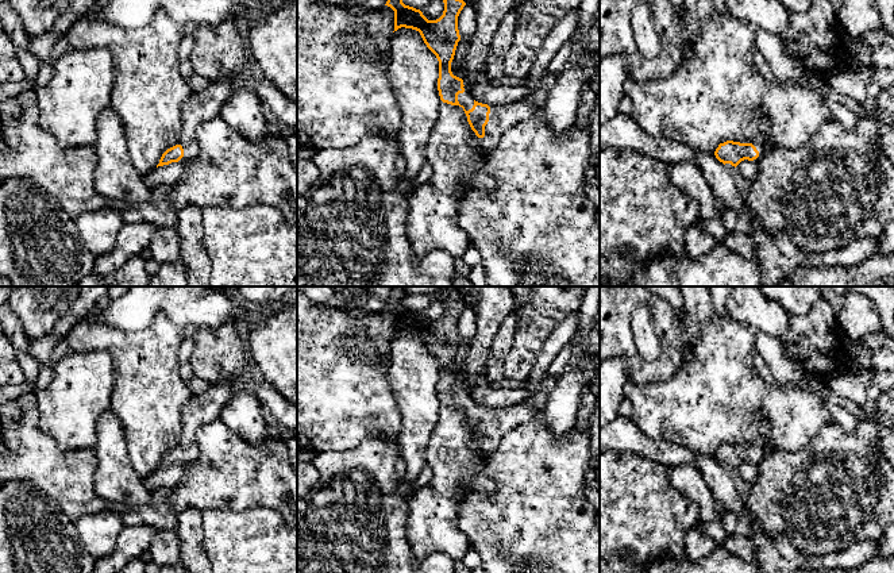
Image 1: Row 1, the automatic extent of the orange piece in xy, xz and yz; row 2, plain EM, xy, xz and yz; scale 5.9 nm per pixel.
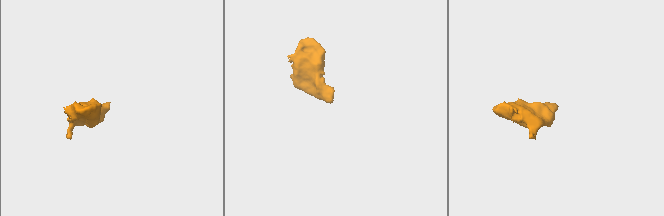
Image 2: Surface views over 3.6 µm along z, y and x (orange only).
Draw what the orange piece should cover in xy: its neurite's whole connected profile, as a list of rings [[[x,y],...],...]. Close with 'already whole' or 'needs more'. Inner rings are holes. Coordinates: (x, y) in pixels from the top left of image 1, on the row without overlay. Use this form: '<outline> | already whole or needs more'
[[[228,381],[209,384],[207,391],[193,395],[181,409],[182,437],[178,446],[167,451],[158,469],[184,465],[199,457],[197,430],[220,418],[224,404],[235,391]]] | needs more

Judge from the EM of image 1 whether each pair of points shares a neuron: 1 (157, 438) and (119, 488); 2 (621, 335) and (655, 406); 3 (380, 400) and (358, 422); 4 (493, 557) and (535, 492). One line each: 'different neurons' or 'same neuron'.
1: different neurons
2: different neurons
3: same neuron
4: same neuron

